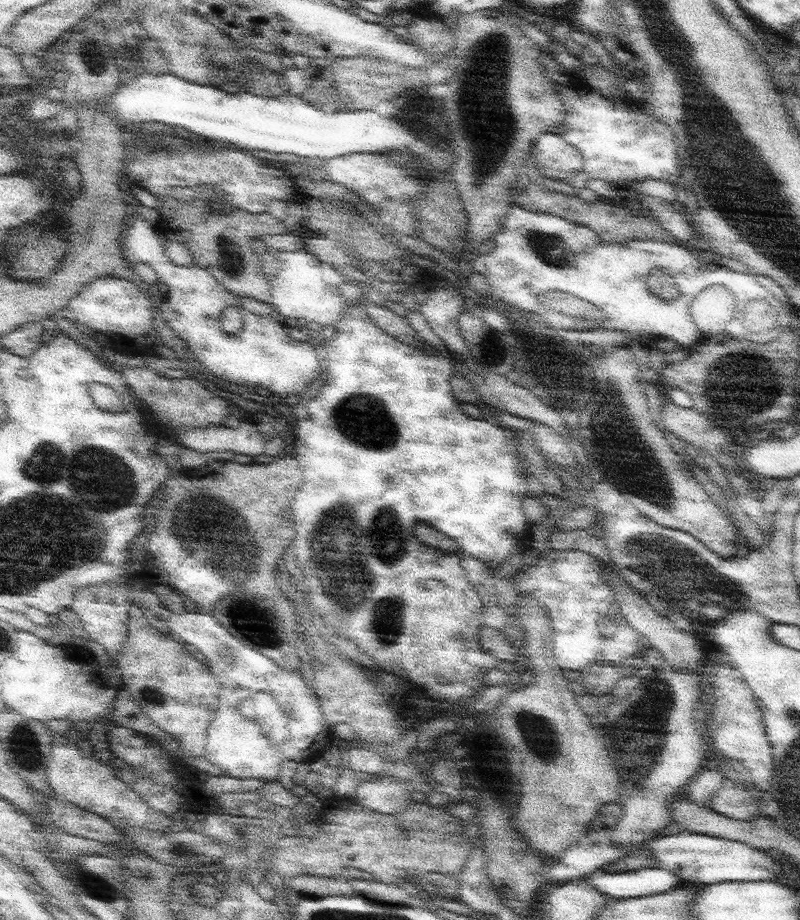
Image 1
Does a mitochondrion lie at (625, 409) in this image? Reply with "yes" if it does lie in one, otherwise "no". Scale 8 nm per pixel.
no

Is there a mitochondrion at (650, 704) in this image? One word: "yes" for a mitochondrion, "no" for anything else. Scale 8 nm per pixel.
yes

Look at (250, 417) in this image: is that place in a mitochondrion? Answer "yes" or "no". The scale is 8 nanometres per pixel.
no

